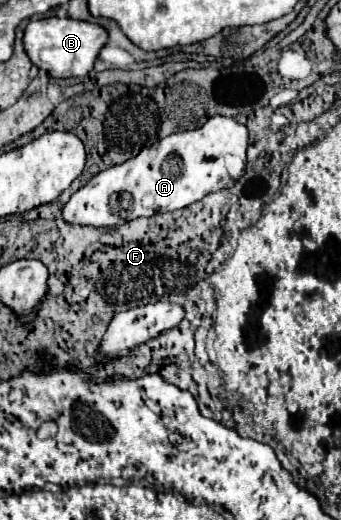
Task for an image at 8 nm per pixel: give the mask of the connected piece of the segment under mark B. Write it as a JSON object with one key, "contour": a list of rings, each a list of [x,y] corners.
{"contour":[[[58,16],[32,20],[24,32],[24,48],[30,60],[40,70],[46,70],[52,78],[86,76],[94,68],[94,62],[100,50],[104,48],[106,40],[108,40],[108,32],[104,26],[94,22],[74,20],[74,18],[58,18]]]}

